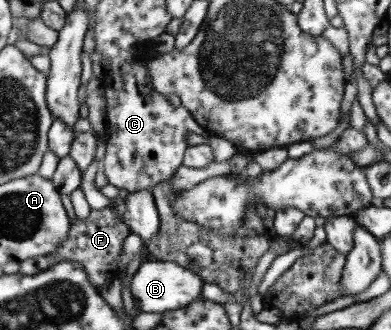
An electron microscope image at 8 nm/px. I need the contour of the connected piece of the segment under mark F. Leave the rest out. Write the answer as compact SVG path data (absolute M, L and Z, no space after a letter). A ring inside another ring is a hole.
M111 207L102 210L90 210L89 216L85 219L76 219L70 225L70 232L67 240L57 248L53 254L45 257L35 257L33 259L23 260L20 263L20 271L25 275L33 275L43 272L45 269L61 262L62 260L76 260L88 273L89 282L99 288L114 277L117 277L118 258L123 252L125 238L130 236L129 227L122 220L121 214L115 213ZM121 219L121 221L116 221Z

